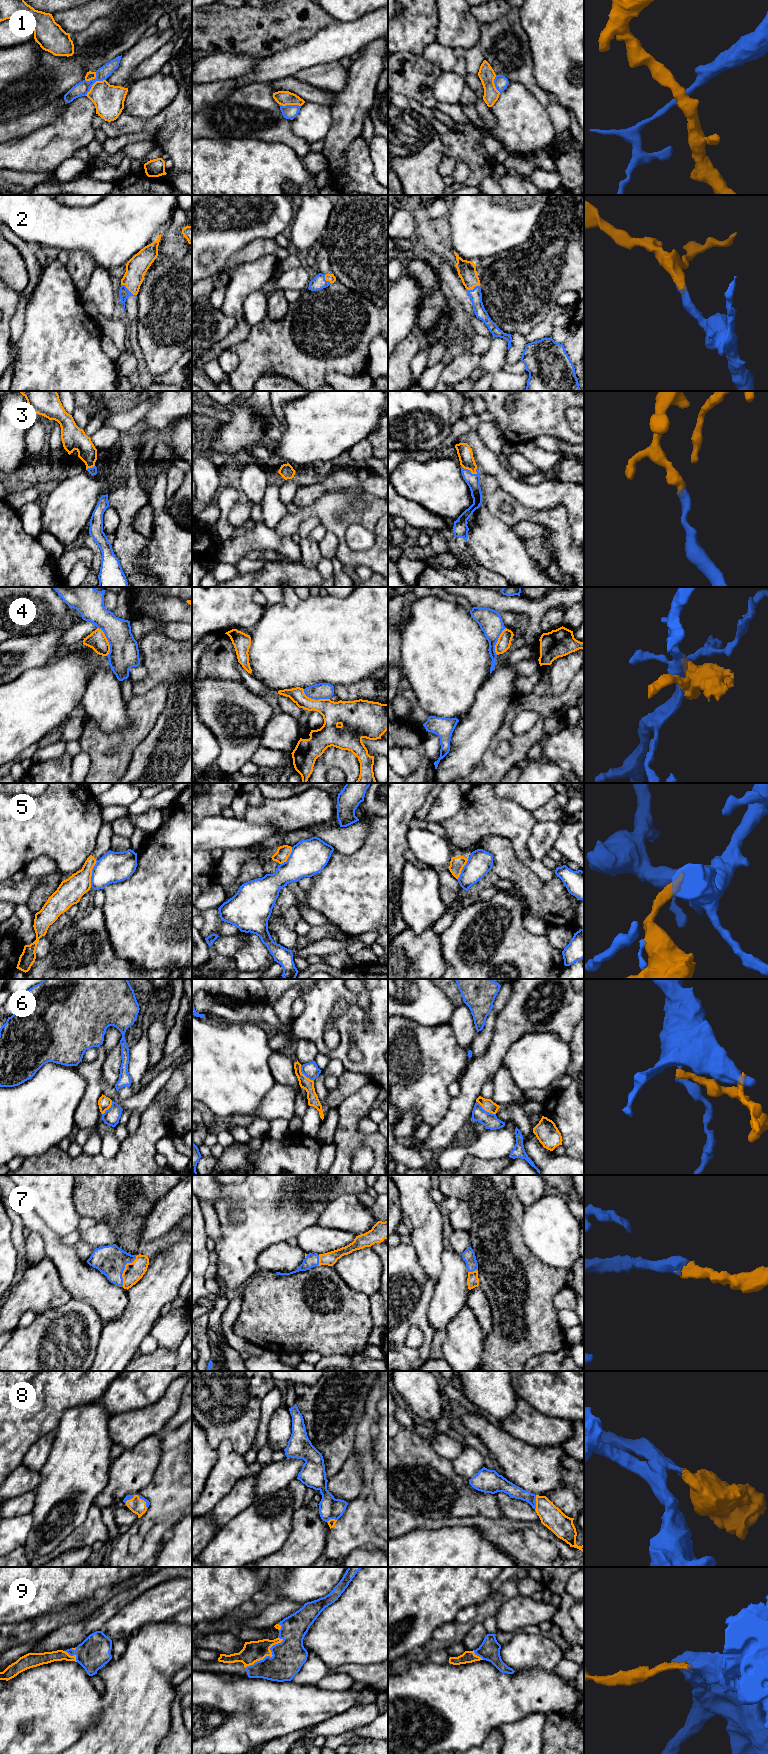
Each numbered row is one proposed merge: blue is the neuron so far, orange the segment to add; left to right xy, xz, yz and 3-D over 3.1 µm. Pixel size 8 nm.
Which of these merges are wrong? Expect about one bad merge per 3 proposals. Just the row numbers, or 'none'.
1, 4, 5, 6

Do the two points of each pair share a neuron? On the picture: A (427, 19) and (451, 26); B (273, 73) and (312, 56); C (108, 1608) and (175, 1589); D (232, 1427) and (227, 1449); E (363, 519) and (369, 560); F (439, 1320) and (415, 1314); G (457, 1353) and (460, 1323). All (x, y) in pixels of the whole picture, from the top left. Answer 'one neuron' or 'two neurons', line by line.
A: two neurons
B: one neuron
C: two neurons
D: two neurons
E: one neuron
F: two neurons
G: one neuron

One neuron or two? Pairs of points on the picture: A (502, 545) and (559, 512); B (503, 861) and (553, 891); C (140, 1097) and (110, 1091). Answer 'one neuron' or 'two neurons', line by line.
A: two neurons
B: one neuron
C: one neuron

